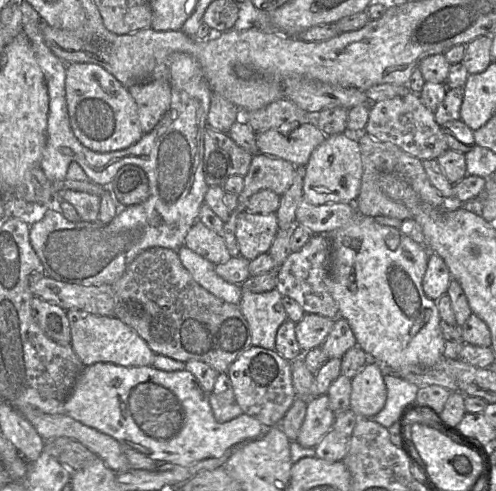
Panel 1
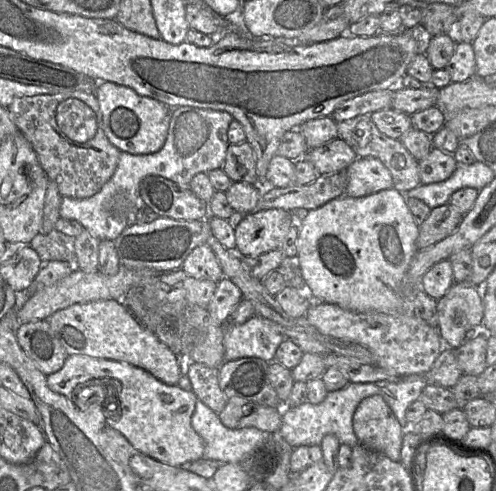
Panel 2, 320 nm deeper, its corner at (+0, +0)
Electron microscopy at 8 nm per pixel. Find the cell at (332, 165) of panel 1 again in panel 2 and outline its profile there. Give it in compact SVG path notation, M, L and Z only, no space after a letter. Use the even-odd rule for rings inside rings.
M357 157L346 169L345 195L363 197L393 188L392 177L380 160L373 157Z

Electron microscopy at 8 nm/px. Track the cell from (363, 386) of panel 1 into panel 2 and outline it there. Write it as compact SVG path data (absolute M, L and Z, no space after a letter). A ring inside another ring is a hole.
M369 396L359 403L353 415L353 430L361 445L384 454L392 461L400 462L403 435L406 429L400 425L382 396Z

